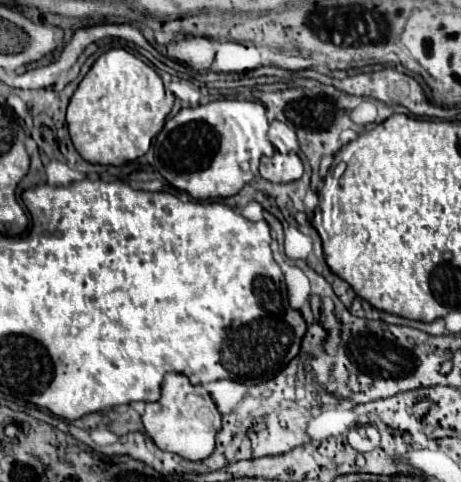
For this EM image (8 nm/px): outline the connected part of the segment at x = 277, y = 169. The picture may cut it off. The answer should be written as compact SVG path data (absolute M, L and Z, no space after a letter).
M274 152L274 156L260 160L260 176L270 182L294 182L302 172L302 160L296 152Z

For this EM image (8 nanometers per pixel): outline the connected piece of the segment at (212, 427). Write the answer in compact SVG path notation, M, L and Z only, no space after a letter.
M166 374L162 382L162 396L158 402L148 402L142 414L146 434L160 446L160 450L180 454L188 460L204 460L214 450L214 436L220 430L220 412L204 386L194 386L182 374Z

